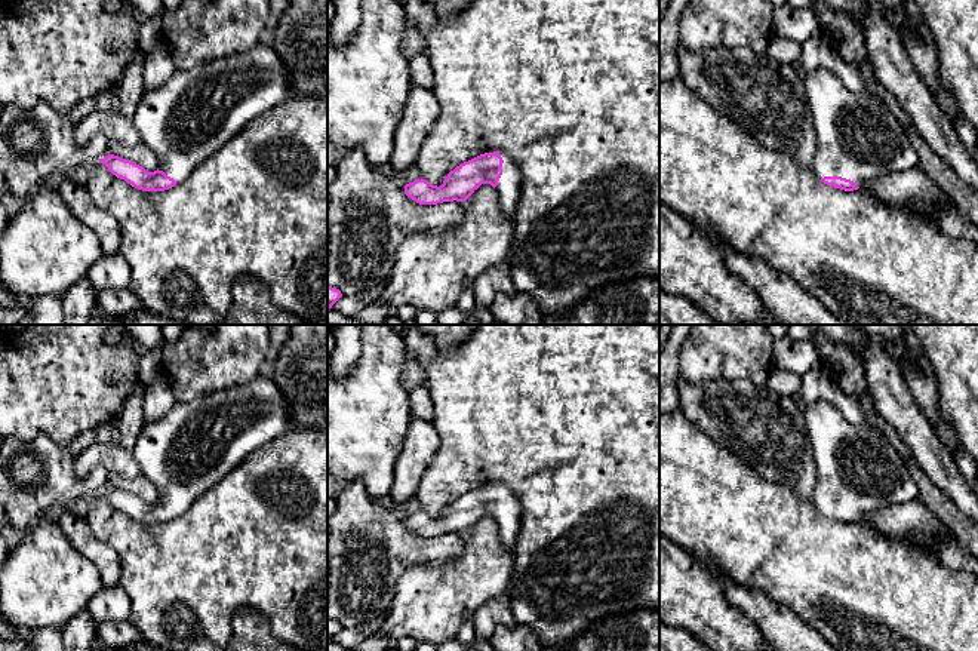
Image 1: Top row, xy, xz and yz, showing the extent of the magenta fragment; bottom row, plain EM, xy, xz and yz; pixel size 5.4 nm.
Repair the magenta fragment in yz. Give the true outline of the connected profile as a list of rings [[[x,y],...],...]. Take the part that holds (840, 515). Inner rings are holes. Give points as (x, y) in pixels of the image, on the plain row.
[[[830,402],[802,403],[814,451],[814,504],[830,519],[864,521],[871,512],[919,500],[919,486],[896,449],[868,424],[852,424]]]

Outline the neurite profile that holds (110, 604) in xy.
[[[120,584],[102,586],[87,604],[96,627],[110,621],[129,620],[132,602]]]

